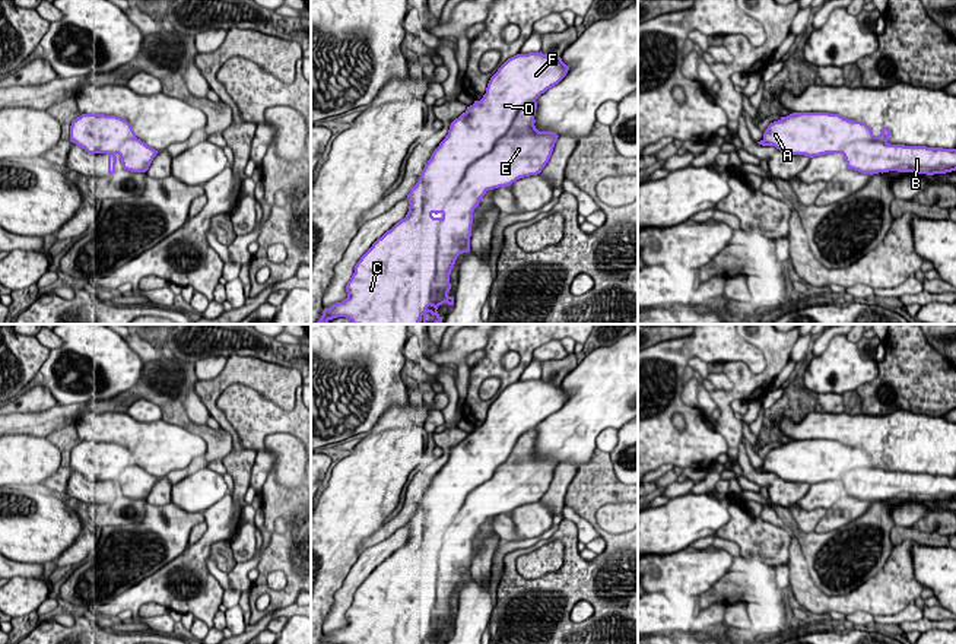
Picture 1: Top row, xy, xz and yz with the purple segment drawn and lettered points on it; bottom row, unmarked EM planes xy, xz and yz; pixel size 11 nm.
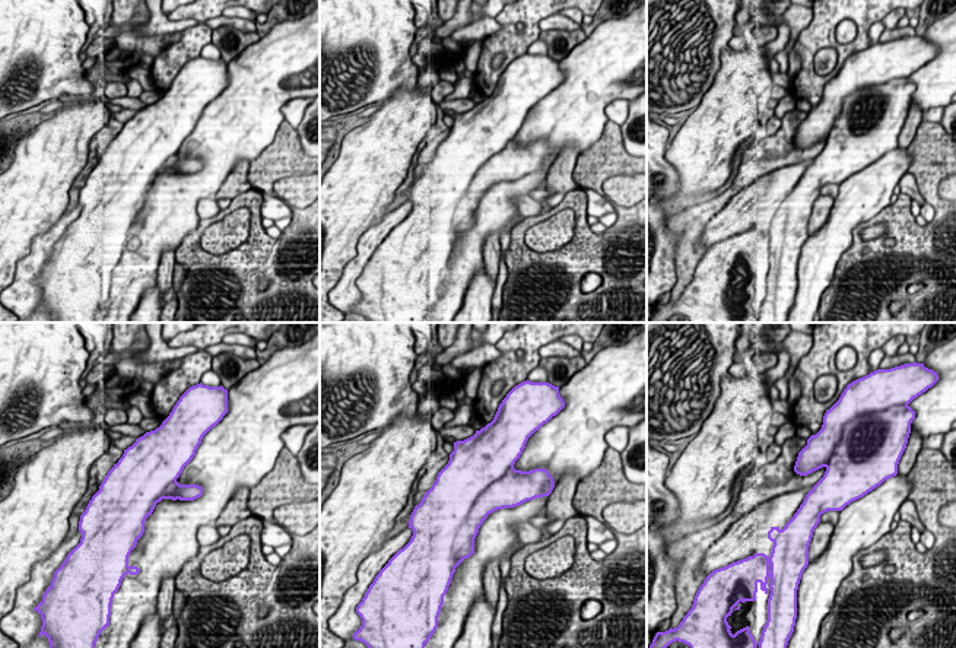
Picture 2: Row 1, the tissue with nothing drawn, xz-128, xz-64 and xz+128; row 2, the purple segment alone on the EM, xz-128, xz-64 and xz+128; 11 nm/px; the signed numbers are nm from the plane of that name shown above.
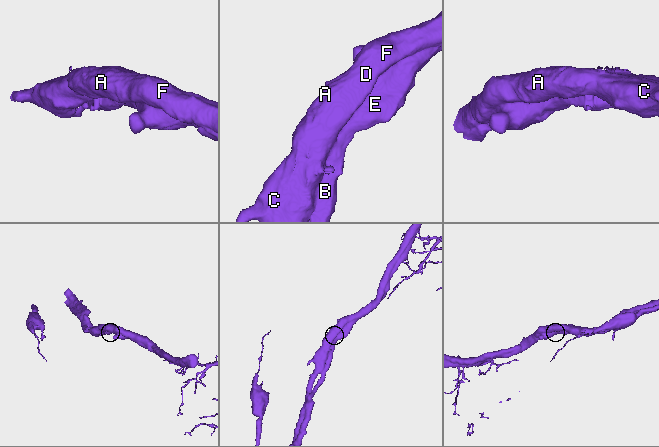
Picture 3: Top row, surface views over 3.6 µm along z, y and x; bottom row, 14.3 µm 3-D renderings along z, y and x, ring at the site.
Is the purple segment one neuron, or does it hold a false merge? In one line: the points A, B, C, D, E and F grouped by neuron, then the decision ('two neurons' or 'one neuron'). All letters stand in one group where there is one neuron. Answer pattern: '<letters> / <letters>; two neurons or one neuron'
A C D F / B E; two neurons

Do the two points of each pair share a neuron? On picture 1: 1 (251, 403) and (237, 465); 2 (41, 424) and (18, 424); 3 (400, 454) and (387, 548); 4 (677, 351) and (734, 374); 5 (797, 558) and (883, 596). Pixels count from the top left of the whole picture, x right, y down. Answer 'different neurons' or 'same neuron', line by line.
1: same neuron
2: same neuron
3: different neurons
4: different neurons
5: same neuron

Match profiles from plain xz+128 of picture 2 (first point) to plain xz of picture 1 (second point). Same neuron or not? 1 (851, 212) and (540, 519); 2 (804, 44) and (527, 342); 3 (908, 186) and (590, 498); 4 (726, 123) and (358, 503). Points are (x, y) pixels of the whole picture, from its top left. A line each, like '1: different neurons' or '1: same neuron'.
1: same neuron
2: same neuron
3: different neurons
4: same neuron

